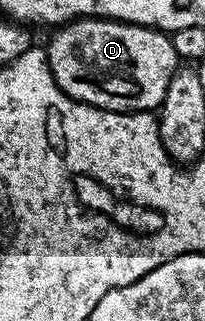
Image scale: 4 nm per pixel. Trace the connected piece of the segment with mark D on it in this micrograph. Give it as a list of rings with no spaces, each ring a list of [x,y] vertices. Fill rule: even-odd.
[[[79,17],[76,21],[67,21],[65,25],[59,25],[53,30],[50,37],[50,45],[45,46],[46,58],[50,64],[50,70],[54,76],[54,82],[67,93],[73,101],[82,101],[85,105],[91,105],[97,109],[107,109],[113,113],[145,113],[159,108],[168,91],[168,85],[172,83],[175,71],[180,67],[180,58],[176,55],[176,47],[173,40],[163,30],[150,29],[146,25],[130,25],[126,21],[112,21],[105,17]]]

